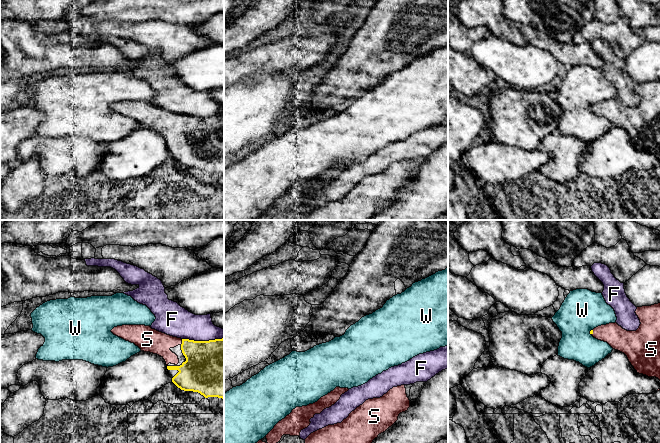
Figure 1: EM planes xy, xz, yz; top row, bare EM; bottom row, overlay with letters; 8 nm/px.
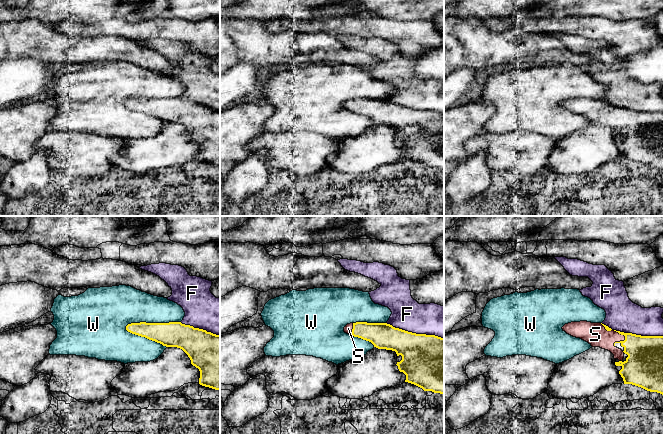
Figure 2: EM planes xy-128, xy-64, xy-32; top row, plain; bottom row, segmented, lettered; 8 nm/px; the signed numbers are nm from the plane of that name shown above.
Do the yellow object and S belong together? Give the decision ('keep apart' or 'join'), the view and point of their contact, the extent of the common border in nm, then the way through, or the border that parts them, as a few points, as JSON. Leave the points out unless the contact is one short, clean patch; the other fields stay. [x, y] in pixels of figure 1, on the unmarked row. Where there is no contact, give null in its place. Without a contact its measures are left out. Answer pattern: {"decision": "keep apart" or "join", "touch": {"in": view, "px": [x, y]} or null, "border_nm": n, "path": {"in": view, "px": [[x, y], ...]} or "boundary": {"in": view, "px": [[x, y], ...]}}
{"decision": "join", "touch": {"in": "xy", "px": [182, 118]}, "border_nm": 50}

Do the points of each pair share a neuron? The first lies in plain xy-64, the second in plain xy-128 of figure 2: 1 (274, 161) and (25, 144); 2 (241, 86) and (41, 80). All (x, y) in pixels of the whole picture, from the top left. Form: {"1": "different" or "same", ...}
{"1": "different", "2": "same"}

